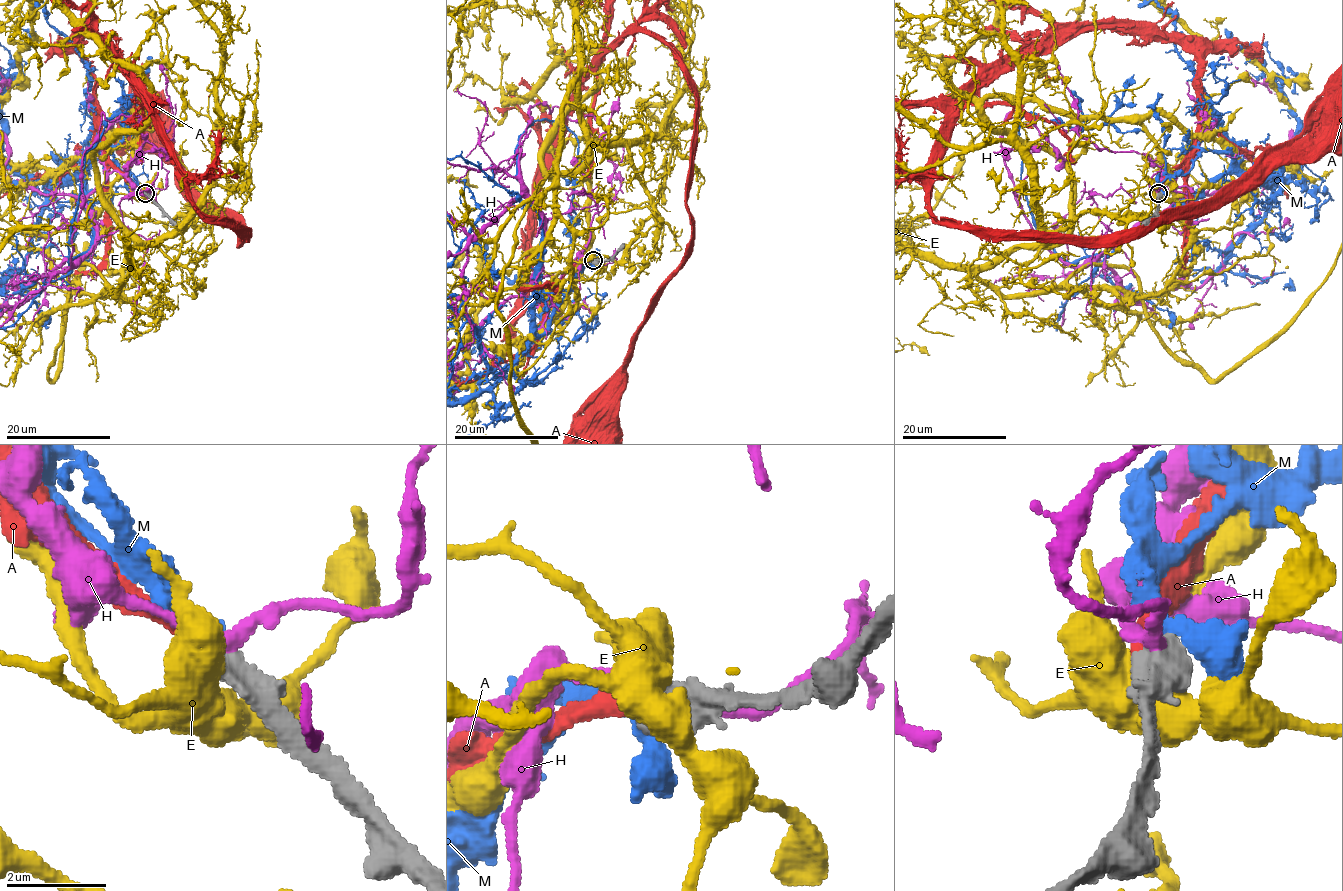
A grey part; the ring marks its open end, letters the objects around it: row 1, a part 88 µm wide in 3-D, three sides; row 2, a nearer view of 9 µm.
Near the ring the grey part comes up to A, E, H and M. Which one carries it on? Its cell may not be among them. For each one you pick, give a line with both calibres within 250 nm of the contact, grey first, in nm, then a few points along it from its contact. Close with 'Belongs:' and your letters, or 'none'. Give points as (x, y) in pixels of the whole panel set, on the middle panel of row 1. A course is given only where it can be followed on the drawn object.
A: calibres 650 and 380 nm; course (592, 260), (529, 295), (534, 182), (579, 83), (648, 32), (694, 94), (691, 243), (590, 417)
Belongs: A

